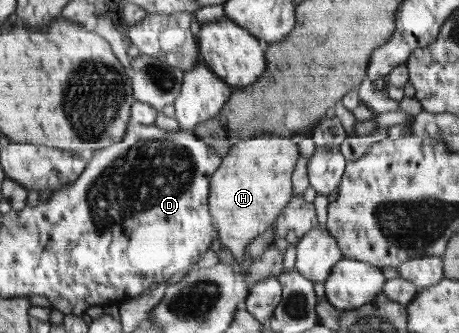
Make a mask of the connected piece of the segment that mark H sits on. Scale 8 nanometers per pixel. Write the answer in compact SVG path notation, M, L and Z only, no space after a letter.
M249 137L223 157L223 163L211 178L209 205L219 228L219 240L235 257L242 257L246 246L264 234L292 200L292 176L298 162L300 148L288 137Z

